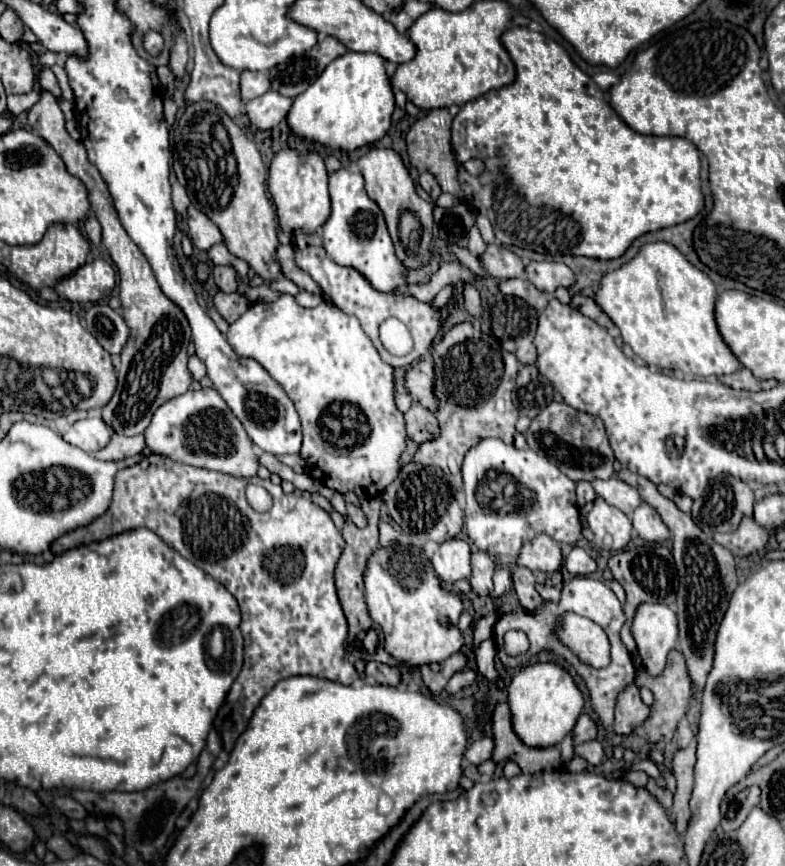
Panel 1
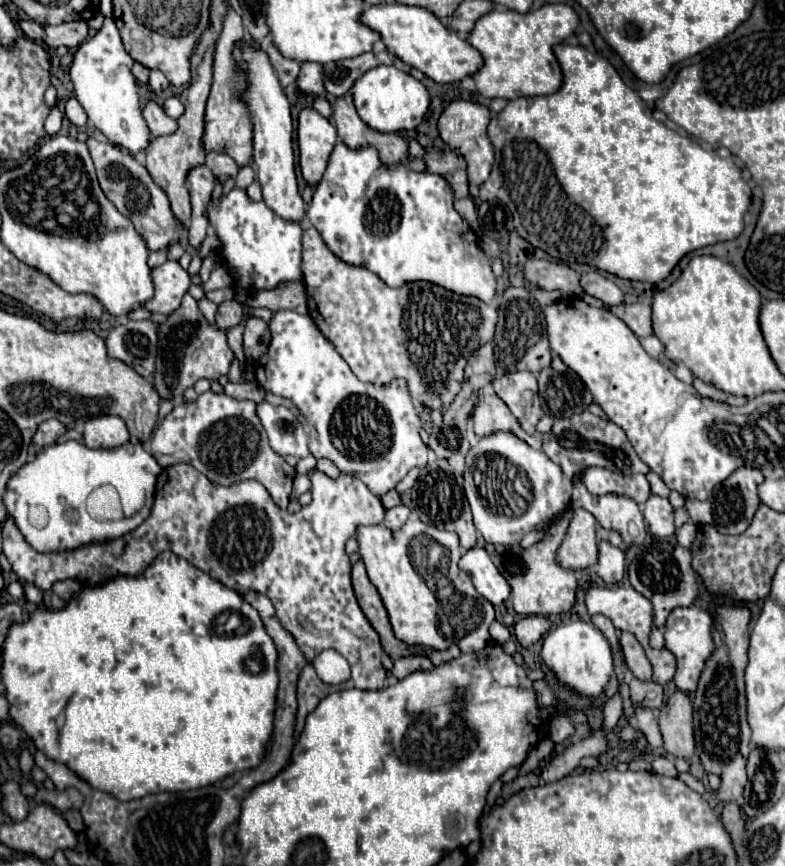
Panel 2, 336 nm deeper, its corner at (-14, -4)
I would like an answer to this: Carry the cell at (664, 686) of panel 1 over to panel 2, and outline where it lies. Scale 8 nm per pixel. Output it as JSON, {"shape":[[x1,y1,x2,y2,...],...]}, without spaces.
{"shape":[[676,690,664,702,660,708,658,724,666,752,678,758,690,758,696,752,692,730,692,702,682,690]]}

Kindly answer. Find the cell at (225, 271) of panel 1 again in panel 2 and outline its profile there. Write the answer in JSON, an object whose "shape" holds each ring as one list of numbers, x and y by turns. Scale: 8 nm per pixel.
{"shape":[[226,298,218,304,218,314,216,314,216,326,220,328,230,328,236,326,242,318,244,306,236,298]]}

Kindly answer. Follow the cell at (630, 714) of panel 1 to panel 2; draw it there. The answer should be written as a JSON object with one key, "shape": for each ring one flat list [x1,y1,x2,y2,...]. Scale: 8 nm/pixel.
{"shape":[[622,632,620,634,620,646,624,650,624,658,626,658,630,672,642,682,650,680,652,678,652,666,650,666,648,658,644,656,644,648,640,646,640,642,636,642,636,636,632,632]]}

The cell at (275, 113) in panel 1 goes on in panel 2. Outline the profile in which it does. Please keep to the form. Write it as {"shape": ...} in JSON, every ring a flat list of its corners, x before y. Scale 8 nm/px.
{"shape":[[304,62,300,68,300,74,296,78,298,90,302,94,314,94,320,96,324,94,324,84,322,84,322,64,314,64,314,62]]}

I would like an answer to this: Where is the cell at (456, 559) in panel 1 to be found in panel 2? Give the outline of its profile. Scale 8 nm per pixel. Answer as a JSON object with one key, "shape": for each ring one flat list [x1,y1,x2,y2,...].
{"shape":[[470,548,458,562,460,570,464,570,474,588,494,606,502,604,510,596,510,586,506,584,504,576,498,572,498,568,492,564,488,552,484,548]]}

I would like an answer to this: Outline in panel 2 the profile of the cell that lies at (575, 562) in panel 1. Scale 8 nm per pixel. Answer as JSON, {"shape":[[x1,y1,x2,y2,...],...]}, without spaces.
{"shape":[[598,542,598,570,596,574,606,584,616,584,624,576,624,552,608,542]]}

